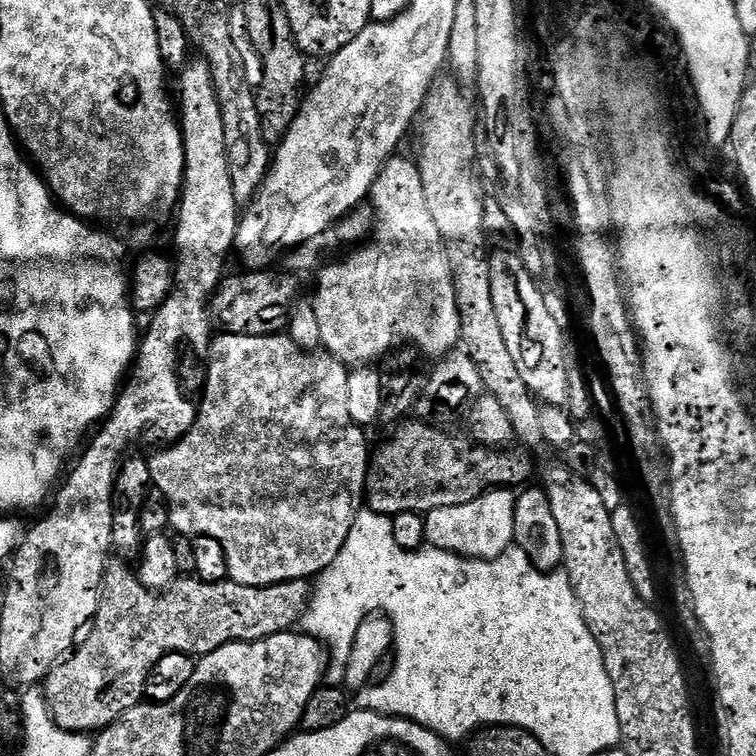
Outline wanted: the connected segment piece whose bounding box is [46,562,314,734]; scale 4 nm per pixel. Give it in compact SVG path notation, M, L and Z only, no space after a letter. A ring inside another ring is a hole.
M124 562L109 563L104 573L100 608L90 631L66 662L57 664L46 677L48 708L57 726L67 732L99 733L126 714L126 710L141 703L145 699L144 687L150 670L154 670L154 666L166 654L185 652L187 656L199 658L227 644L236 644L239 640L261 640L295 629L314 591L308 580L288 580L285 584L251 588L236 584L230 578L219 580L217 584L207 584L199 578L180 578L171 588L157 594L143 588L139 575L128 568L131 567Z

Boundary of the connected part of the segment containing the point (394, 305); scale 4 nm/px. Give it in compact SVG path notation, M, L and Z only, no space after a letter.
M415 159L400 160L385 164L380 175L384 178L384 184L373 182L373 188L376 189L376 197L371 200L374 208L384 208L384 216L388 216L388 228L384 228L384 240L380 240L380 248L376 248L376 252L366 252L363 247L357 247L360 256L356 256L356 260L352 260L352 264L348 264L348 268L338 268L332 262L332 272L326 272L323 268L320 271L324 274L324 292L316 292L320 295L320 304L311 301L314 308L314 314L320 312L318 317L318 325L321 331L320 343L326 349L327 355L336 357L341 364L345 366L368 366L373 362L379 361L381 358L388 356L393 351L392 343L400 340L404 342L414 342L428 356L434 357L434 360L441 359L449 355L455 348L456 344L460 344L463 335L463 320L456 306L456 284L453 282L452 267L449 264L449 258L444 252L444 244L441 235L438 234L438 222L434 222L434 218L430 215L430 205L426 202L426 190L422 190L422 174L416 169Z

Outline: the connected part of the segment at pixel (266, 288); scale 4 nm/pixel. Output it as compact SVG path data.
M250 270L250 271L254 271L254 272L248 272L242 276L232 276L229 278L229 280L227 277L227 279L225 279L223 283L221 283L214 297L215 319L219 321L219 323L221 320L221 322L224 323L226 327L228 327L225 329L227 329L227 331L231 333L231 335L234 335L234 336L274 336L274 335L283 333L285 329L289 327L289 320L291 318L291 310L295 306L297 299L299 299L302 294L302 292L300 292L299 282L296 281L294 277L287 276L287 274L292 275L292 274L289 274L287 271L284 271L285 273L284 272L256 272L260 270Z

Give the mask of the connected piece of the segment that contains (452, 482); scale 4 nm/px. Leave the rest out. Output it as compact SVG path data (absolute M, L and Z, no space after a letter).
M404 422L396 429L397 432L393 434L392 440L388 440L380 449L375 449L374 455L370 460L370 467L368 469L368 486L366 489L366 504L371 511L382 514L383 516L397 516L398 514L406 514L407 512L419 512L421 514L427 514L438 510L439 508L445 508L446 506L462 506L466 502L474 502L474 498L478 498L484 492L491 492L497 488L507 488L509 490L515 489L515 484L527 485L528 479L532 476L532 464L524 456L519 456L516 452L508 452L512 450L481 450L479 447L471 446L472 448L460 449L450 437L447 436L447 431L441 430L439 427L433 426L428 422L415 422L416 424L408 424Z

